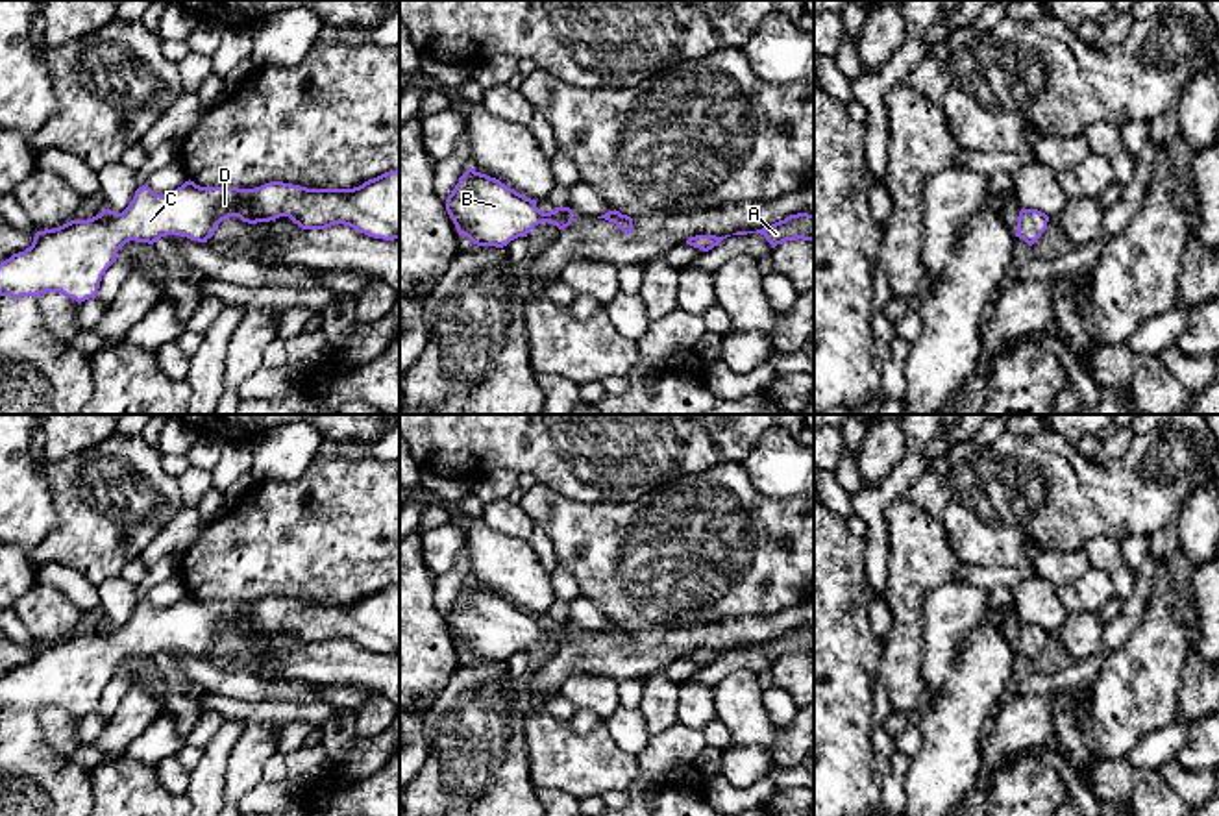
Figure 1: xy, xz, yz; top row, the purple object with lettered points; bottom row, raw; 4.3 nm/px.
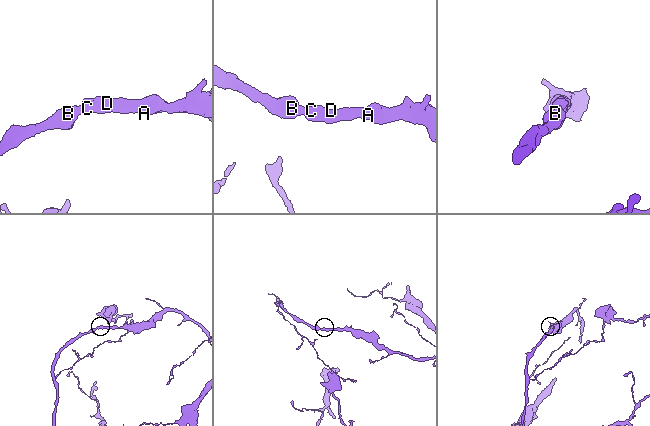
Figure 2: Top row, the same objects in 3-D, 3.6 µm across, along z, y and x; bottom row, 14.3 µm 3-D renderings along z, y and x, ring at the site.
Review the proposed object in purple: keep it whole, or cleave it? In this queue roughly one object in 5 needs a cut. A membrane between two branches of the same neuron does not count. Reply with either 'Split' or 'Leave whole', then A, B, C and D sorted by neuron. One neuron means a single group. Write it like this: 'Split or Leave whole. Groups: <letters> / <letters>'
Leave whole. Groups: A B C D

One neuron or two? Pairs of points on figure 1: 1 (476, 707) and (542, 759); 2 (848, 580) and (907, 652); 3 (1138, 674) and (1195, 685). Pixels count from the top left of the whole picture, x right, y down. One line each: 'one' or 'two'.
1: two
2: two
3: two

